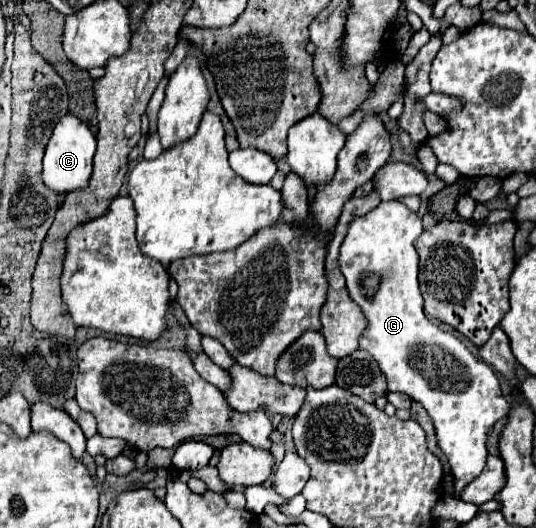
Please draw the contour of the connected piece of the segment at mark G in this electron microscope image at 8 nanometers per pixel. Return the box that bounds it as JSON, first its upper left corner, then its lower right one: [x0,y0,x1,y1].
[339,201,509,497]

